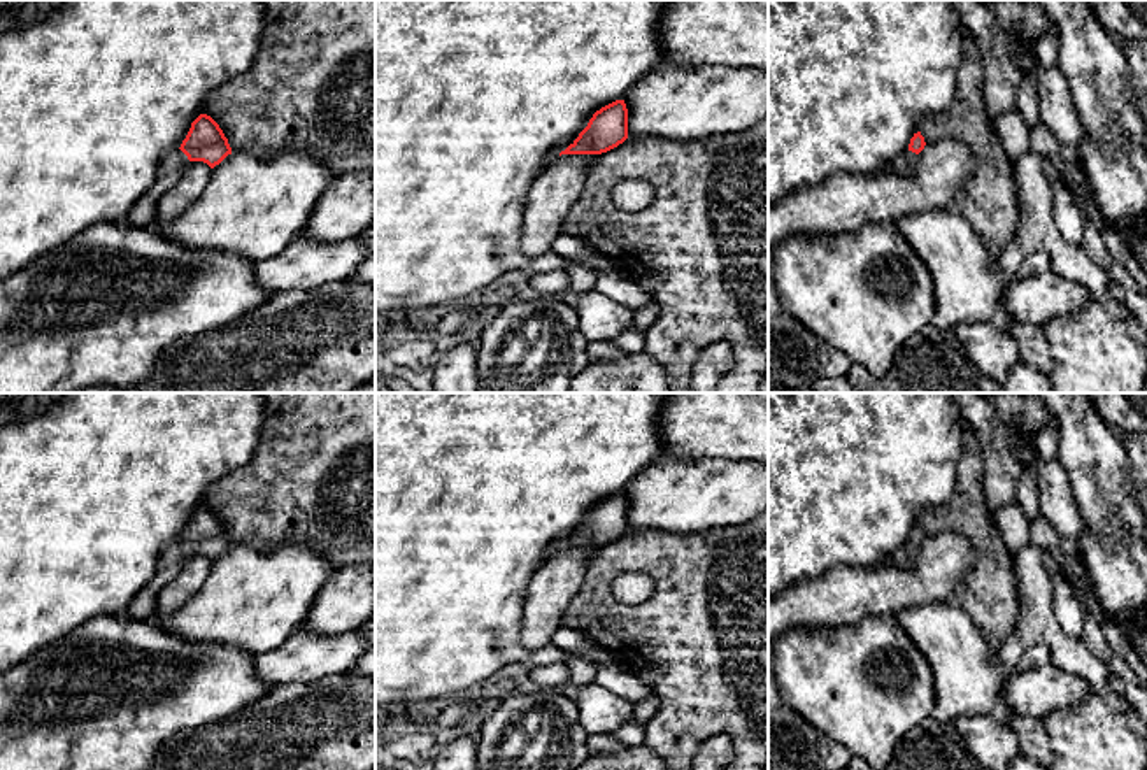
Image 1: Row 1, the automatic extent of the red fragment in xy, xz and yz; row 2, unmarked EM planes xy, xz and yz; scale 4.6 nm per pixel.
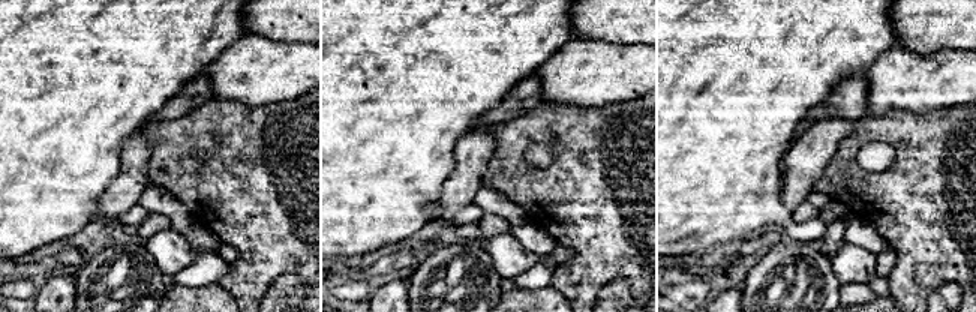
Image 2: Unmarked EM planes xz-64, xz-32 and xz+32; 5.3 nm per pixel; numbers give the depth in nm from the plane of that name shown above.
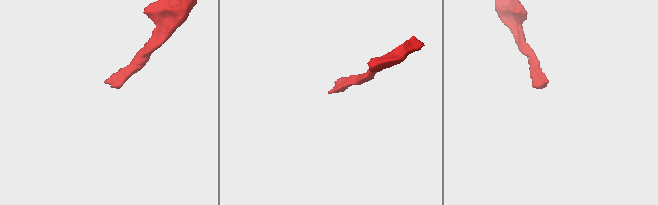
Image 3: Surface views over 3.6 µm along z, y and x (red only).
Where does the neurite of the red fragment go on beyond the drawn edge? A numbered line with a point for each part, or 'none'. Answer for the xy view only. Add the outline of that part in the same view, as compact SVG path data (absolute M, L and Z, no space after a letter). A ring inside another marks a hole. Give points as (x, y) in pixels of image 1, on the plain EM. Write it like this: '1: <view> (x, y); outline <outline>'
1: xy (172, 556); outline M181 542L163 547L154 577L139 589L126 616L132 619L154 619L158 593L179 574L188 554L188 549Z

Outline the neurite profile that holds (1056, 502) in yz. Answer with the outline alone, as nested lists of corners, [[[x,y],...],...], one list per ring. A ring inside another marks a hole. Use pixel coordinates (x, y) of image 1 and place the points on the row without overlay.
[[[1058,460],[1035,463],[1033,470],[1040,514],[1051,523],[1061,540],[1075,545],[1086,533],[1087,524],[1070,491],[1068,474]]]

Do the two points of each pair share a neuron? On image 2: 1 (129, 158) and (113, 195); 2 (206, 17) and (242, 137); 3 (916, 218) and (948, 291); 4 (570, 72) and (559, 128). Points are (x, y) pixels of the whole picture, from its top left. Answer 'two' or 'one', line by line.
1: one
2: two
3: two
4: two

